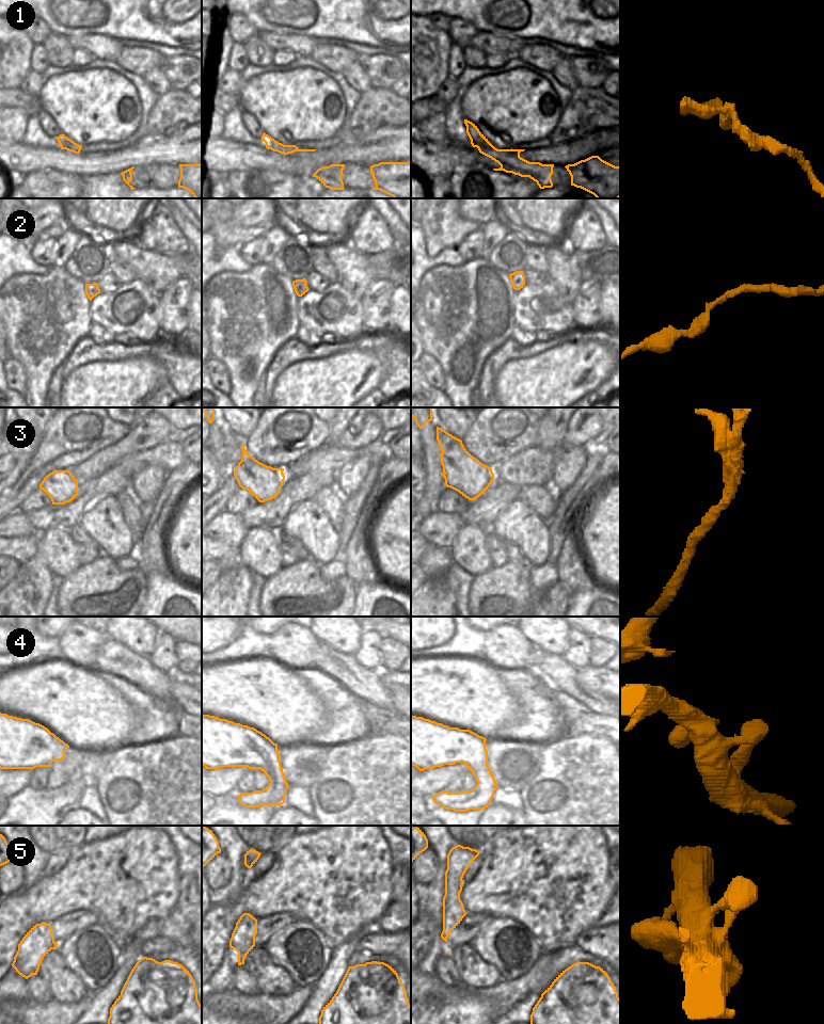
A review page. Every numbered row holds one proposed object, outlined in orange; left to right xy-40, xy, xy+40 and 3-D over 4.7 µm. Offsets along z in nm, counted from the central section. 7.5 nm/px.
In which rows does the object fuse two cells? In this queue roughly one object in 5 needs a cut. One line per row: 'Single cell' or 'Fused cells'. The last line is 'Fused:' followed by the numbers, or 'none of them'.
1: Fused cells
2: Single cell
3: Fused cells
4: Single cell
5: Single cell
Fused: 1, 3

